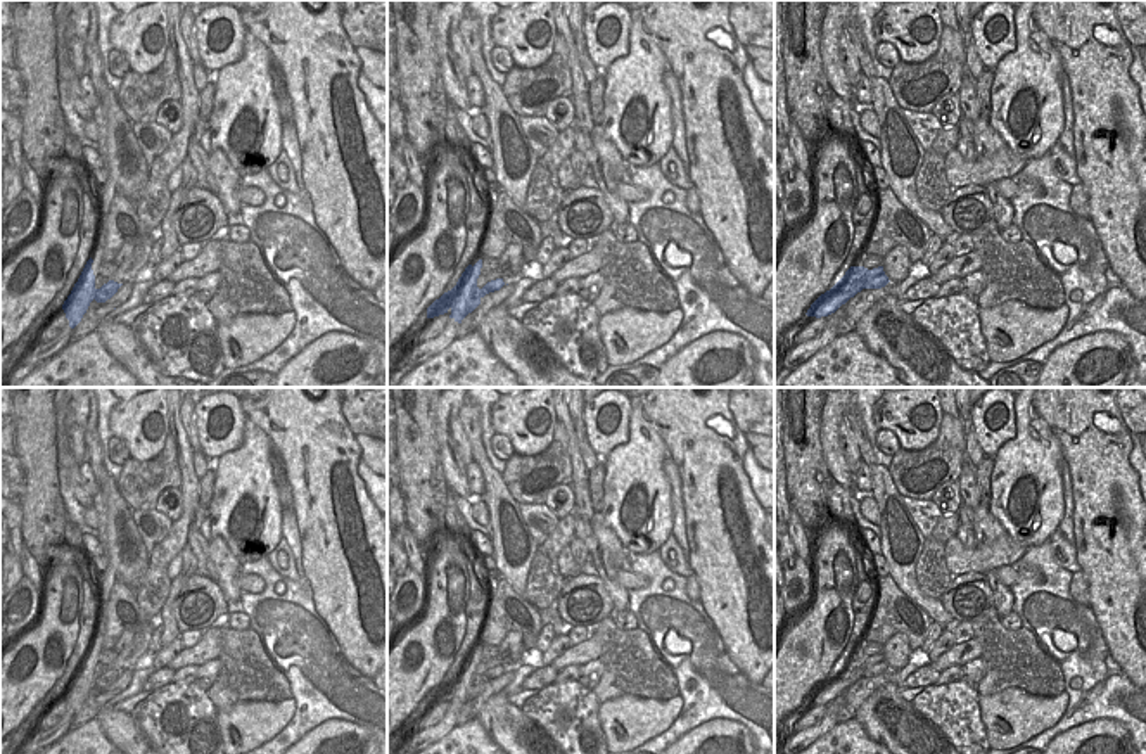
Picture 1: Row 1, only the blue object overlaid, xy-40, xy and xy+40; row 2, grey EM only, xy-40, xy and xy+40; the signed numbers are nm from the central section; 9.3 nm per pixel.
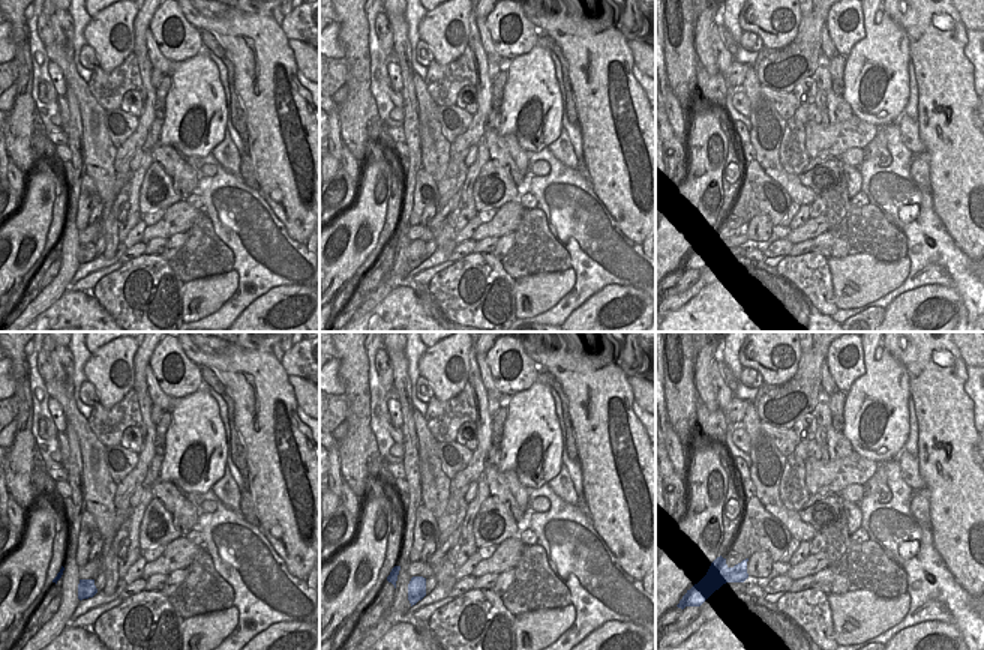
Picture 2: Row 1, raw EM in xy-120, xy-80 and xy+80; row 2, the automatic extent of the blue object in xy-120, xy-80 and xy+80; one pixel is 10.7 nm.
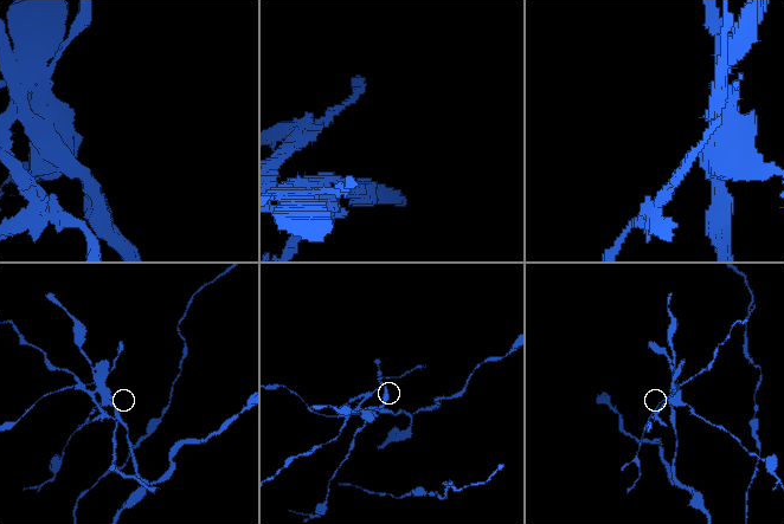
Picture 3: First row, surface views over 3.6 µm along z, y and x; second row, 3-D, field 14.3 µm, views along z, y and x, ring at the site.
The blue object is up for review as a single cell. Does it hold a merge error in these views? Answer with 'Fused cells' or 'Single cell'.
Fused cells

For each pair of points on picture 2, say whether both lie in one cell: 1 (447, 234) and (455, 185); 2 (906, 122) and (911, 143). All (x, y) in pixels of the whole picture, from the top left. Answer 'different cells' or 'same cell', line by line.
1: different cells
2: same cell

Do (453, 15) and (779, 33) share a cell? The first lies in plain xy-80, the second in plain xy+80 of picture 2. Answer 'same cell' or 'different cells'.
same cell

